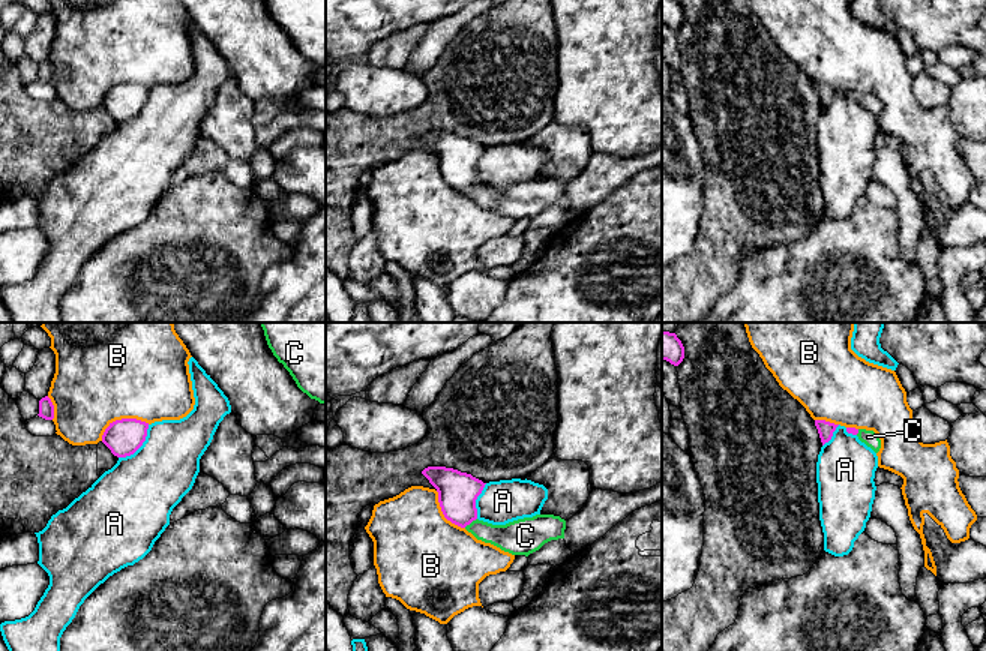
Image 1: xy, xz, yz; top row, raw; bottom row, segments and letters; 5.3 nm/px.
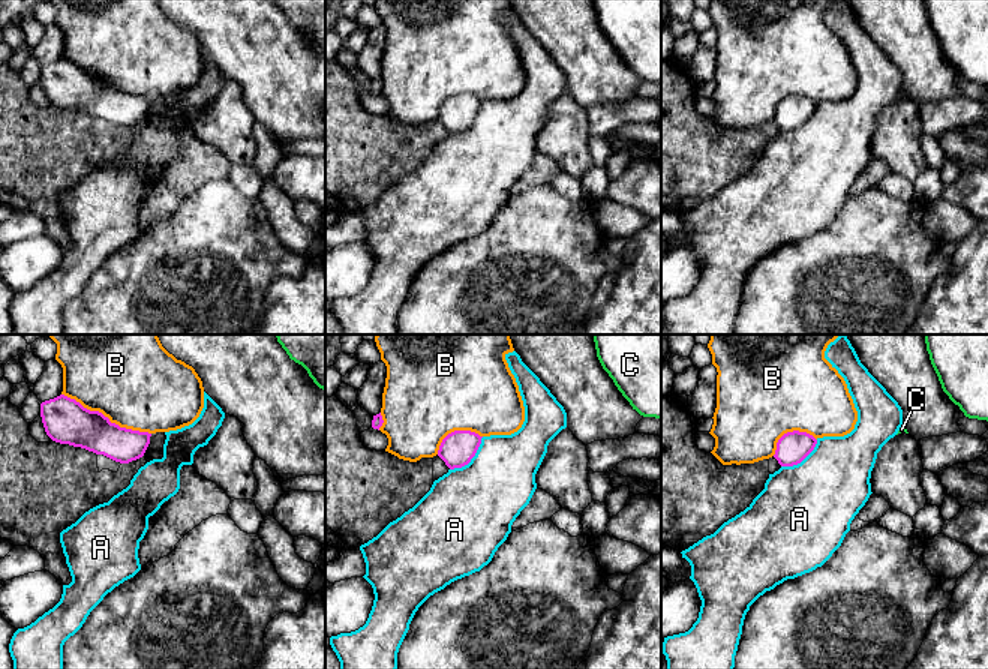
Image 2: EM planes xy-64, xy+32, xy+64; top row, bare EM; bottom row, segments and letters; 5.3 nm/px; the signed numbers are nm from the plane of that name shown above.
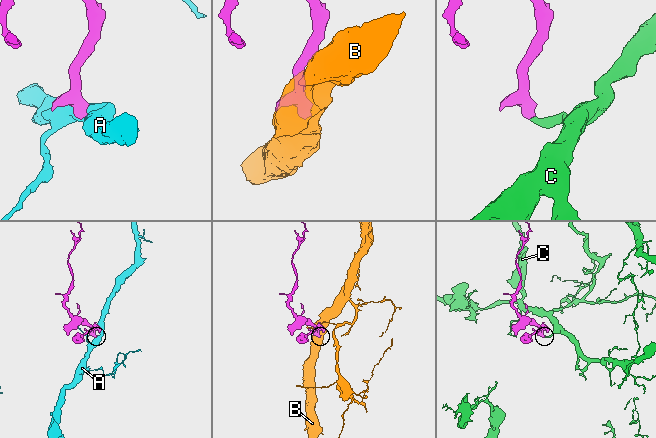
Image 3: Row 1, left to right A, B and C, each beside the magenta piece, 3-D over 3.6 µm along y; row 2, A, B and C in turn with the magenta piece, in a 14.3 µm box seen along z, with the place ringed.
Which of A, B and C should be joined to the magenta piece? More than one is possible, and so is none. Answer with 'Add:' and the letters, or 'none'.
Add: C

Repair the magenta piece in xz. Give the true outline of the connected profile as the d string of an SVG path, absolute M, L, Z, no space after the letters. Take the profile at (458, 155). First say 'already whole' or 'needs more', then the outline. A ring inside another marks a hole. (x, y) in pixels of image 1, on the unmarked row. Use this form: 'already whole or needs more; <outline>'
needs more; M428 130L422 138L437 153L444 182L477 204L512 219L528 220L545 207L564 202L566 184L554 178L536 178L506 189L479 184L476 164L486 147L471 138L446 130Z

